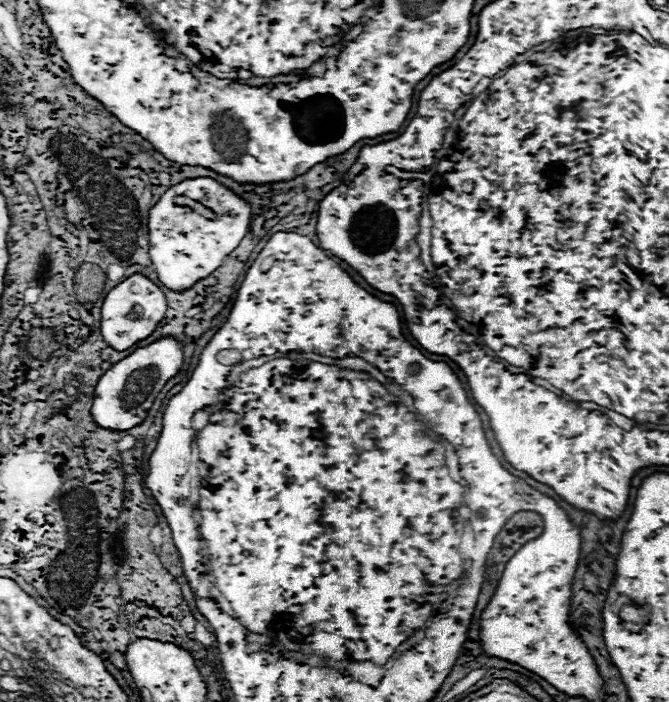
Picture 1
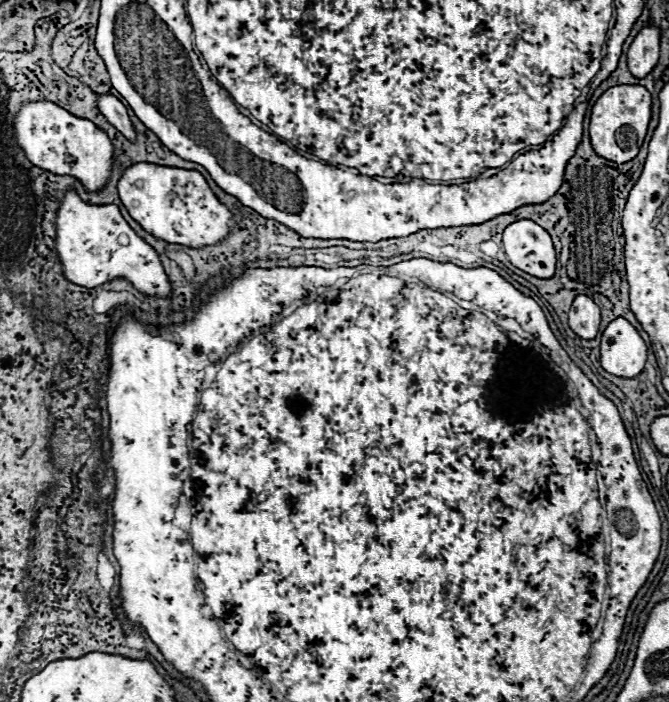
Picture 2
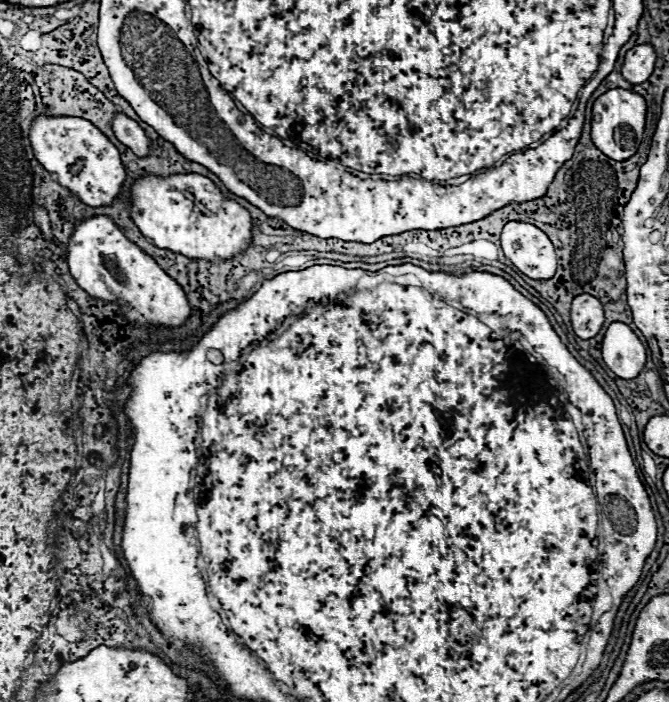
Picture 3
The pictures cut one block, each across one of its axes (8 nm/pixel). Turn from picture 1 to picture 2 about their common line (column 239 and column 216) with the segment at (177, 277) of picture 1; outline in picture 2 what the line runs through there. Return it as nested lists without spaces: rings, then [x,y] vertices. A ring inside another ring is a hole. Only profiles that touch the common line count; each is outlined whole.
[[[134,164],[124,170],[118,192],[128,214],[152,236],[190,248],[214,246],[234,230],[234,214],[216,198],[204,176],[196,170],[164,168],[158,164]]]

